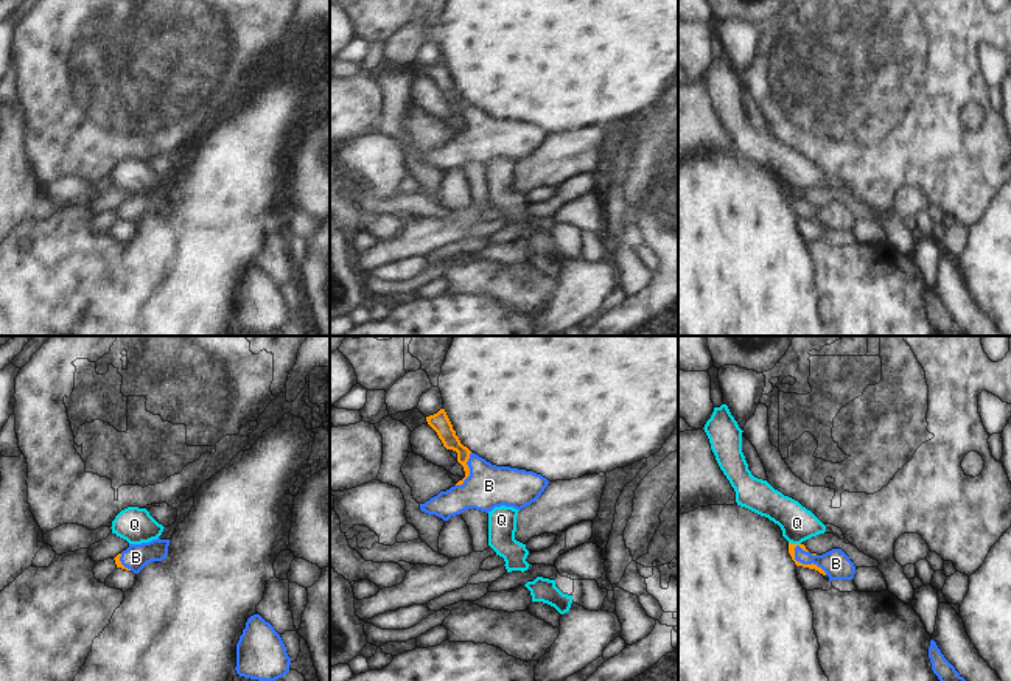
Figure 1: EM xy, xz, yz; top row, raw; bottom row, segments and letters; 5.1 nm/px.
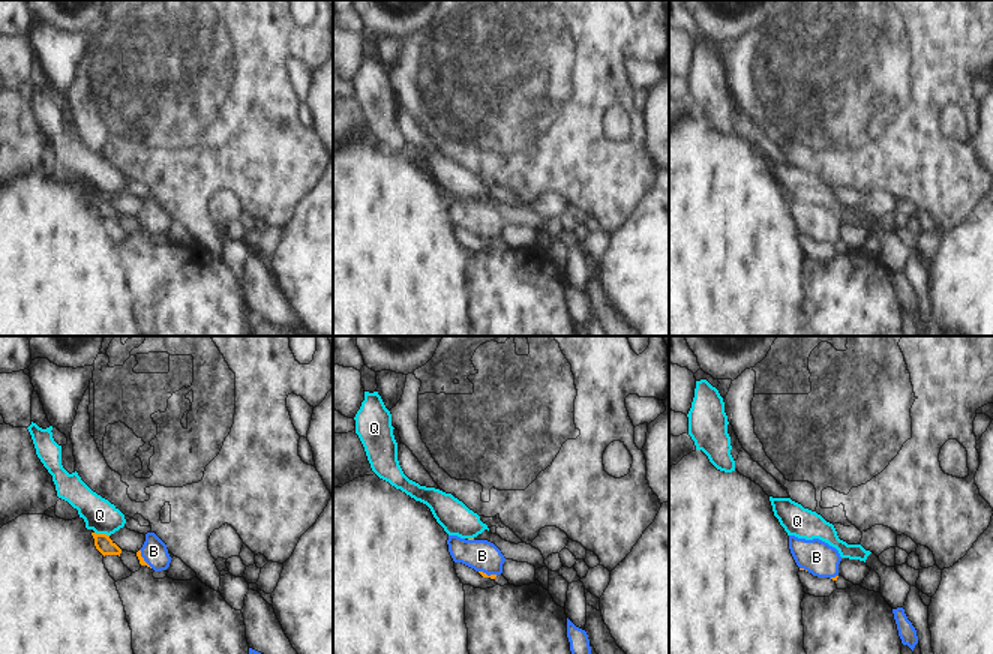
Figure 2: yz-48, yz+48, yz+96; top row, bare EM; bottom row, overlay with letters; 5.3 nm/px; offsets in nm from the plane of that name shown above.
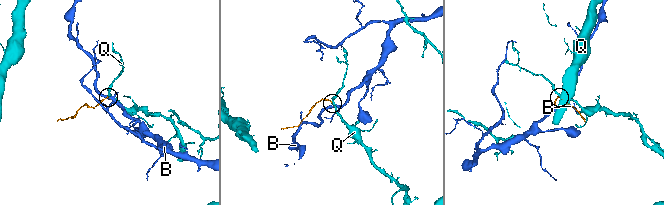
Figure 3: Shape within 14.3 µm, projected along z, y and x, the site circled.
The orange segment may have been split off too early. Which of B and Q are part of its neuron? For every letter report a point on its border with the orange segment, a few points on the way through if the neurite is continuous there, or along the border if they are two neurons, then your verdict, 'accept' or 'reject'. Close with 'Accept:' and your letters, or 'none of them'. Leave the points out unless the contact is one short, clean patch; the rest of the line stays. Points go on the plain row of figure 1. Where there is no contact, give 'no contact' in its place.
B: meets orange in yz at (806, 216); runs through yz (790, 198), (795, 210), (806, 216), (836, 215); accept
Q: meets orange in yz at (795, 196); border along yz (789, 193), (800, 196); reject
Accept: B

